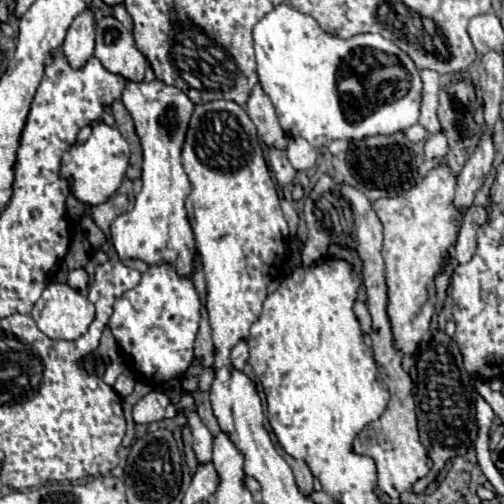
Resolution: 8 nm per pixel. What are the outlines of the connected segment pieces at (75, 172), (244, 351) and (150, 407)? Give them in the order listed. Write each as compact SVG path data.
M96 123L92 125L90 139L84 145L72 145L70 151L64 155L62 177L74 179L74 185L70 189L78 201L100 205L108 201L108 197L116 193L116 189L120 187L128 167L128 159L130 159L130 145L120 135L120 131L116 127L108 127L106 123Z
M240 341L240 343L230 351L230 363L232 363L234 369L242 371L244 365L246 365L246 361L248 361L248 345L246 345L246 341Z
M152 390L133 408L133 420L136 424L148 424L164 419L164 411L170 399L162 392Z

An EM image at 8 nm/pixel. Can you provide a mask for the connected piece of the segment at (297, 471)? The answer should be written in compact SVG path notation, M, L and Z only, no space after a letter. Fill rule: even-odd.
M278 447L278 451L280 451L280 455L286 459L286 463L292 467L292 471L294 471L294 477L296 477L296 483L298 483L300 491L302 491L304 495L310 495L310 493L312 493L312 481L314 481L314 477L312 477L312 473L310 473L308 465L306 465L304 461L298 461L298 459L290 457L290 455L288 455L288 453L284 453L280 447Z

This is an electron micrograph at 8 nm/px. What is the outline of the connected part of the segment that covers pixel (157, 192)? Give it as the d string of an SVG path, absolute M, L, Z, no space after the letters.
M154 79L150 83L128 81L122 91L122 103L134 119L136 133L144 149L144 185L142 191L136 195L134 209L114 219L112 245L118 251L120 259L122 255L130 255L132 259L140 259L150 267L168 263L180 277L190 279L194 273L196 243L184 209L184 201L190 193L190 181L182 169L180 153L194 103L178 87L166 85L160 79Z

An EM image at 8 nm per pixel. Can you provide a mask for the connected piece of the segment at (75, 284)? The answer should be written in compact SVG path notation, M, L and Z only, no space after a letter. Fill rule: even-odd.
M84 269L70 270L66 283L76 291L85 292L88 289L88 273Z

